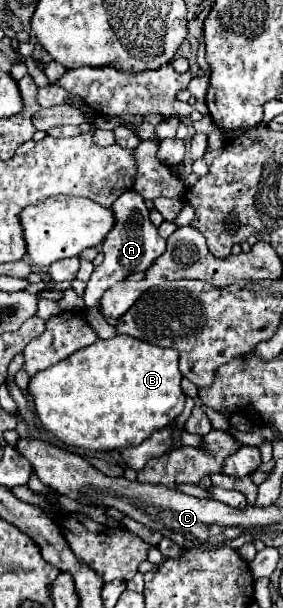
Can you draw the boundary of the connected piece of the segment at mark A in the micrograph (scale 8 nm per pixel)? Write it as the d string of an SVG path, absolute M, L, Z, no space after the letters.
M134 190L124 192L112 206L112 212L116 214L116 224L112 228L112 232L108 234L108 238L104 240L104 262L100 266L94 268L92 278L86 286L86 294L84 294L84 302L86 306L96 306L102 298L102 294L114 286L116 282L126 280L130 274L136 272L146 272L150 268L150 264L164 254L166 250L166 242L160 238L156 226L150 222L150 212L144 204L144 198L140 194L136 194Z

